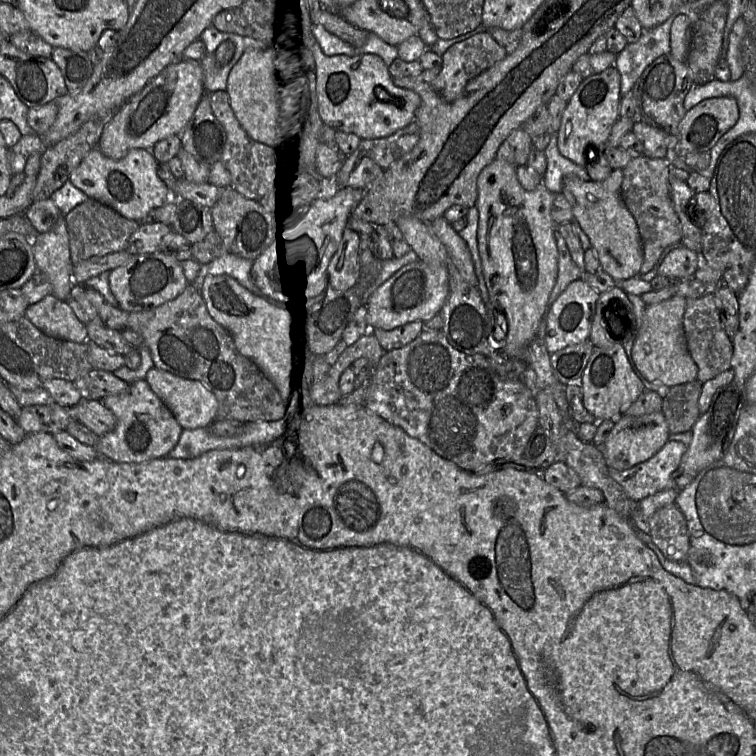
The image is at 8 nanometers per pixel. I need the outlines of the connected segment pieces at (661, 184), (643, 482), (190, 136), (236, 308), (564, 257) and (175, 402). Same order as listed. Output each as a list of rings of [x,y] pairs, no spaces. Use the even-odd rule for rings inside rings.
[[[642,154],[635,155],[623,168],[621,198],[637,223],[643,247],[640,274],[649,272],[669,246],[681,244],[682,227],[670,197],[669,176],[668,159],[648,158]]]
[[[668,440],[651,458],[630,469],[618,471],[609,468],[609,476],[636,502],[662,490],[676,489],[672,473],[679,468],[687,446],[679,441]]]
[[[204,94],[180,137],[182,148],[196,159],[210,166],[221,161],[226,131],[212,111],[210,94]]]
[[[207,275],[201,295],[213,320],[232,336],[239,354],[251,360],[273,384],[278,401],[284,405],[295,387],[306,354],[300,316],[292,309],[272,306],[227,275]]]
[[[556,229],[554,232],[558,249],[558,273],[556,283],[551,291],[545,311],[550,311],[554,301],[564,292],[568,285],[581,278],[583,271],[573,262],[567,245]]]
[[[155,367],[147,372],[145,381],[170,410],[182,429],[207,428],[216,419],[217,399],[201,382],[184,379]]]

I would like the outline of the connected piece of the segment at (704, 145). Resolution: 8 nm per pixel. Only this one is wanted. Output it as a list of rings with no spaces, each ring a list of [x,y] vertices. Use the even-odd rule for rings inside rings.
[[[730,96],[703,100],[686,111],[679,124],[677,151],[671,155],[710,152],[718,140],[731,129],[739,118],[739,108],[735,98]]]

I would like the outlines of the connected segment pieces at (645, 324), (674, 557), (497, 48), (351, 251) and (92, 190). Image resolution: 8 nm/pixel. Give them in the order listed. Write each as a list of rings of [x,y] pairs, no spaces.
[[[679,295],[645,308],[632,347],[632,358],[638,371],[653,384],[671,388],[697,378],[697,366],[688,352],[683,329],[685,309],[686,298]]]
[[[671,504],[657,510],[649,520],[649,535],[664,556],[675,562],[687,562],[690,538],[682,511]]]
[[[487,31],[471,36],[452,45],[441,56],[442,68],[439,75],[433,80],[432,87],[443,100],[452,102],[470,80],[504,59],[506,55],[505,48],[499,45]]]
[[[346,227],[337,251],[328,265],[329,285],[339,291],[353,287],[360,276],[360,234]]]
[[[95,147],[71,173],[69,180],[89,198],[113,208],[127,219],[140,221],[150,210],[171,199],[170,190],[159,178],[157,169],[158,161],[151,150],[133,148],[124,158],[112,160]]]

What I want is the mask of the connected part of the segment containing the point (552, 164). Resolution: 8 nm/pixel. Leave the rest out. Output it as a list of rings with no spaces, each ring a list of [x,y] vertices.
[[[552,134],[544,150],[546,156],[546,172],[543,175],[543,186],[552,193],[562,193],[563,182],[567,177],[577,176],[583,181],[591,181],[584,168],[562,156],[558,150],[557,136]]]

